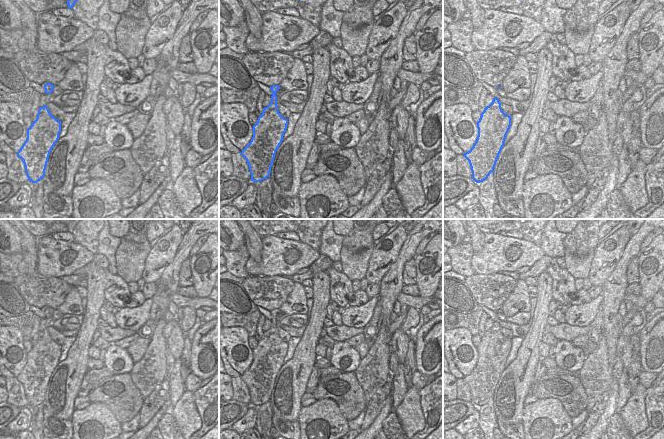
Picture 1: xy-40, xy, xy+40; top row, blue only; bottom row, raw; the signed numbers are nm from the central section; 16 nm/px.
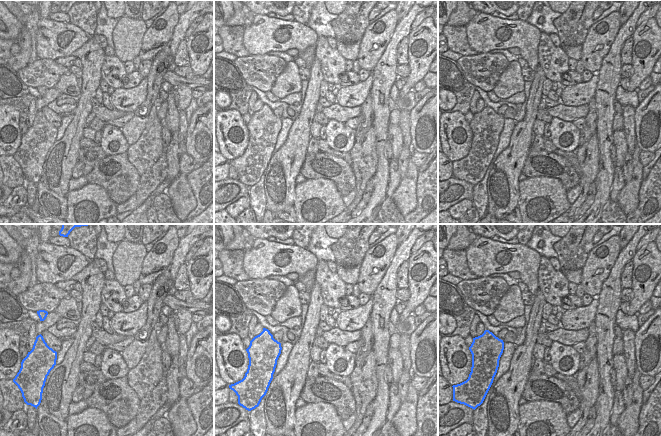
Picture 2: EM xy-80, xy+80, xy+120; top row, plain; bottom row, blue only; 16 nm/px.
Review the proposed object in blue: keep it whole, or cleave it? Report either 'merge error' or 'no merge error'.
no merge error

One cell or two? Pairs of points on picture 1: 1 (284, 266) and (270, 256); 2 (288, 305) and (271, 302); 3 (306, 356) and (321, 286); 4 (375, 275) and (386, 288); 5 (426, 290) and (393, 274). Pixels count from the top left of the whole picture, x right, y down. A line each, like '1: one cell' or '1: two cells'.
1: one cell
2: two cells
3: one cell
4: two cells
5: two cells

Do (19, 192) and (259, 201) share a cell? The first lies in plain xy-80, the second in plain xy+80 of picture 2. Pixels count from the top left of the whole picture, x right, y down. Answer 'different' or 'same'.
different

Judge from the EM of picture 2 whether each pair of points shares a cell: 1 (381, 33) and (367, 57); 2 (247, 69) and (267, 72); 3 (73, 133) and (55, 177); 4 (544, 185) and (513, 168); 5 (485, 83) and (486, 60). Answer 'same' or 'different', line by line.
1: same
2: same
3: same
4: different
5: same

